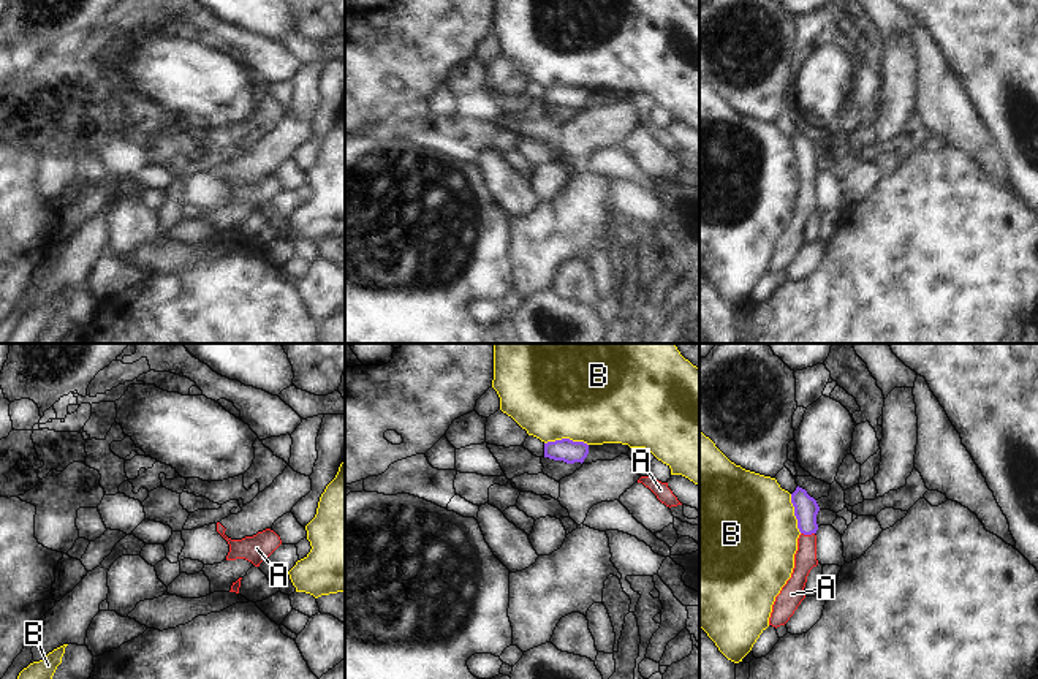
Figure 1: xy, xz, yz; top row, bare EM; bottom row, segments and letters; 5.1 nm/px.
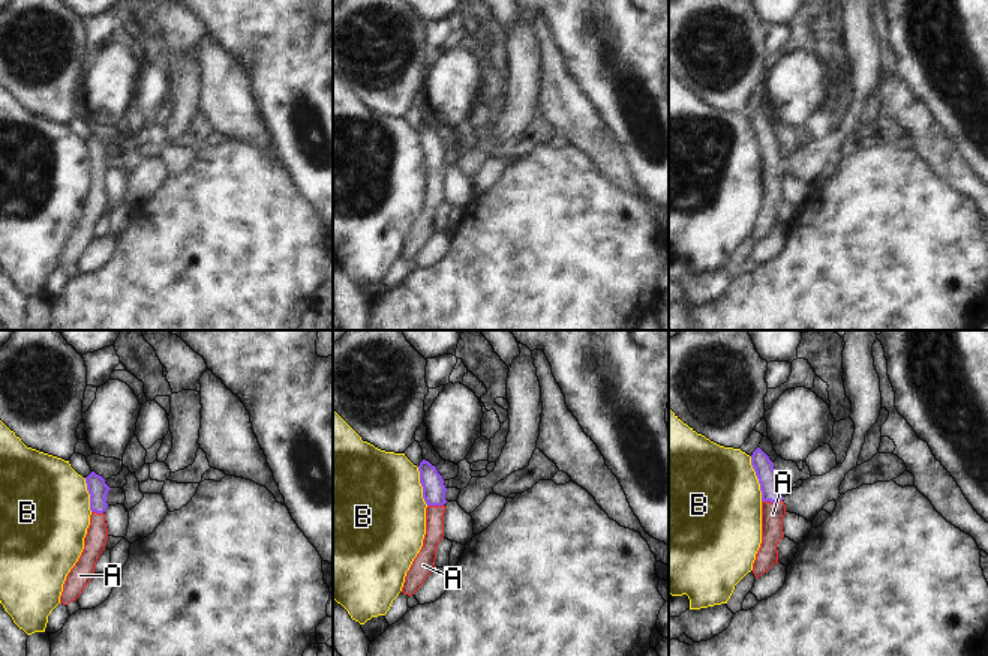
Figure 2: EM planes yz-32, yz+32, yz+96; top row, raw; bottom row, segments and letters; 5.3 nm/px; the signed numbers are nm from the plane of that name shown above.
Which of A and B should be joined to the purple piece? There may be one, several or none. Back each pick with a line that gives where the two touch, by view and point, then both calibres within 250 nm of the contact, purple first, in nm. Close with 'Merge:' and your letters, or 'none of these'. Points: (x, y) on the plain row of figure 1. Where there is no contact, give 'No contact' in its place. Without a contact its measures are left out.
A: Touches purple at yz (807, 179). Thickness 130 nm (purple) against 110 nm
Merge: A

